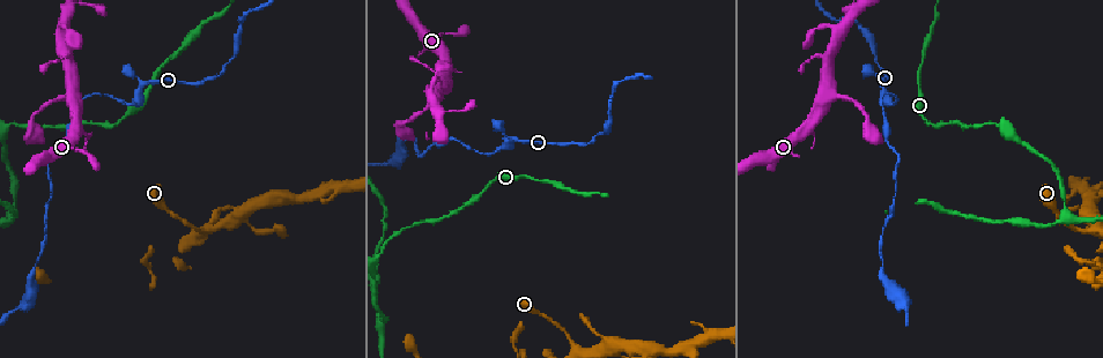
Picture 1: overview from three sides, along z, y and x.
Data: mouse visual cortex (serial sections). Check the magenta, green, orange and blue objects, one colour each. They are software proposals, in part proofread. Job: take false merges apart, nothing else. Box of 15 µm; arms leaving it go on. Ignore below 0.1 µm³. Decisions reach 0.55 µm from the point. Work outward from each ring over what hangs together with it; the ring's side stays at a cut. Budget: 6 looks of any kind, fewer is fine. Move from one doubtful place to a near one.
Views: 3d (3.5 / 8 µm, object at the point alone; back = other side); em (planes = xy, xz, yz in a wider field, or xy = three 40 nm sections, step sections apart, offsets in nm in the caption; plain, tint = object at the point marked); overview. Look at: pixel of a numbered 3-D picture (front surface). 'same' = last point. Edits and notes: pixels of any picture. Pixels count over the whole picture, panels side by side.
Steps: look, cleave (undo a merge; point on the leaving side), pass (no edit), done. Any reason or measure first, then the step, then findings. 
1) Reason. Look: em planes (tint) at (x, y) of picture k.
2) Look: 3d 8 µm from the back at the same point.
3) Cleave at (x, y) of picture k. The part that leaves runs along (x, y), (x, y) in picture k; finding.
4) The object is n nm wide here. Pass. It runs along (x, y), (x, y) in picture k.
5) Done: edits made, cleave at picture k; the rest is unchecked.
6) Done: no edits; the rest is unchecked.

Calibre changes. Look: 3d 3.5 µm at (142, 86) of picture 1.

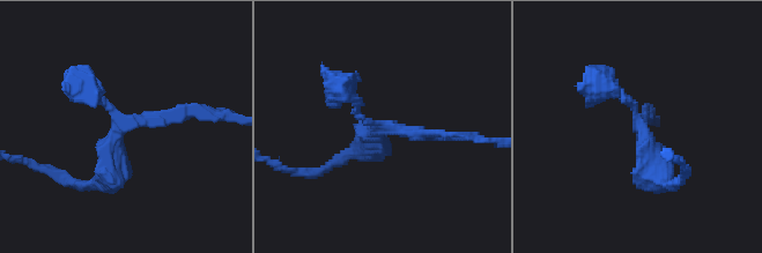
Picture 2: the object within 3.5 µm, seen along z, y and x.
Look: em xy step 5 (tint) at (117, 131) of picture 2.

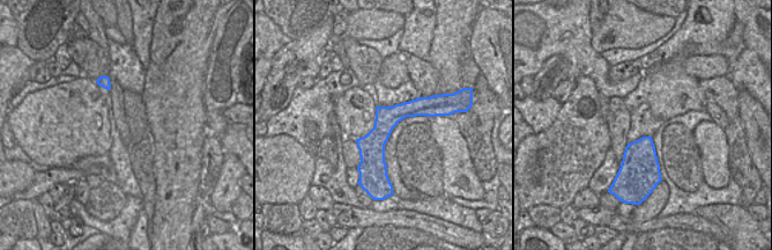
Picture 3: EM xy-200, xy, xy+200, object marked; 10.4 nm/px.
Pass. It runs along (191, 111), (131, 121), (112, 171), (84, 185) in picture 2; continuous, no second cell.

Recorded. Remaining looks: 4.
Thick turns thin. Look: 3d 8 µm at (542, 314) of picture 1.

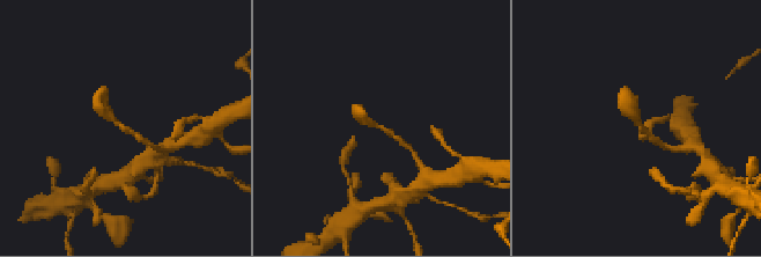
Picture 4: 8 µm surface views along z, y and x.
The arms are 200, 350 nm wide; now the EM. Look: em xy step 2 (tint) at (378, 125) of picture 4.

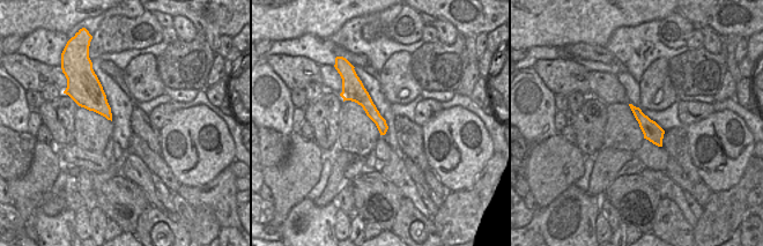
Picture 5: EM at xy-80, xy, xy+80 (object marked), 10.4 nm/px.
The object is 130 nm wide here. Pass. It runs along (98, 101), (109, 118), (143, 139) in picture 4; all the same cell.

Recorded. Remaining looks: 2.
Look: 3d 3.5 µm at (16, 203) of picture 1.

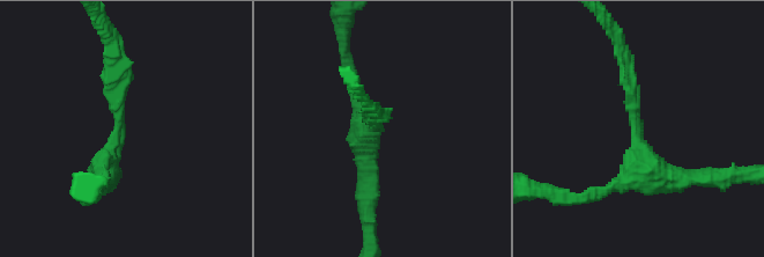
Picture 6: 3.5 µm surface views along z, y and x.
3 arms meet here; the arms are 200, 250, 350 nm wide. Look: em planes (tint) at (376, 126) of picture 6.

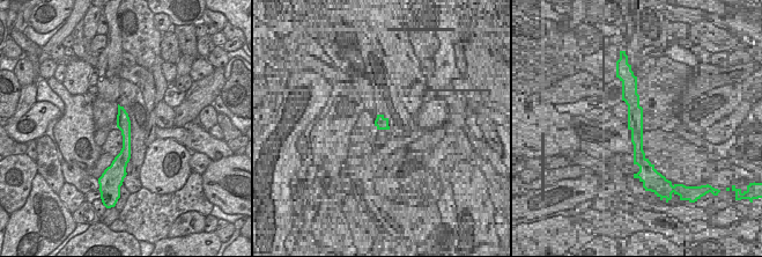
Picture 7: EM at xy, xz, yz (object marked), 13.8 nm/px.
Pass. It runs along (120, 109), (126, 151), (119, 164) in picture 7; one cell here.

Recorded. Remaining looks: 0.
Done: no edits; the rest is unchecked.

